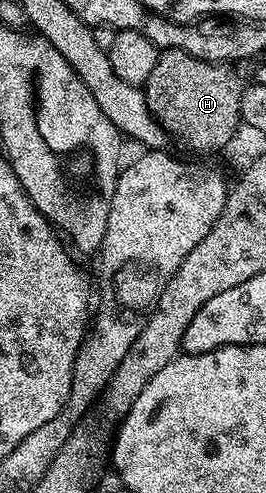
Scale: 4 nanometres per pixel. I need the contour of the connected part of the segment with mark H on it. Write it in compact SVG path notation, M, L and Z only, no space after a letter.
M161 51L158 65L154 65L154 69L150 72L150 77L142 85L144 96L148 99L148 108L150 109L150 113L162 125L162 129L165 133L171 136L171 138L173 135L173 137L176 138L178 142L185 143L185 145L188 146L190 150L222 150L223 147L226 146L227 143L235 137L236 130L241 130L242 127L242 120L240 118L240 106L242 105L242 93L244 92L245 84L243 82L240 83L239 77L236 76L235 73L232 71L235 70L233 70L233 68L227 63L207 63L206 61L202 61L198 57L190 57L190 53L186 53L185 51Z

